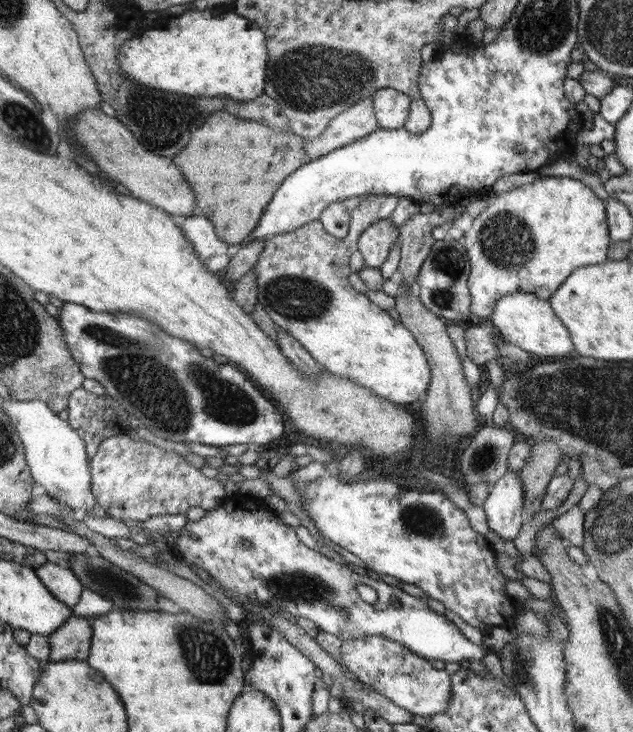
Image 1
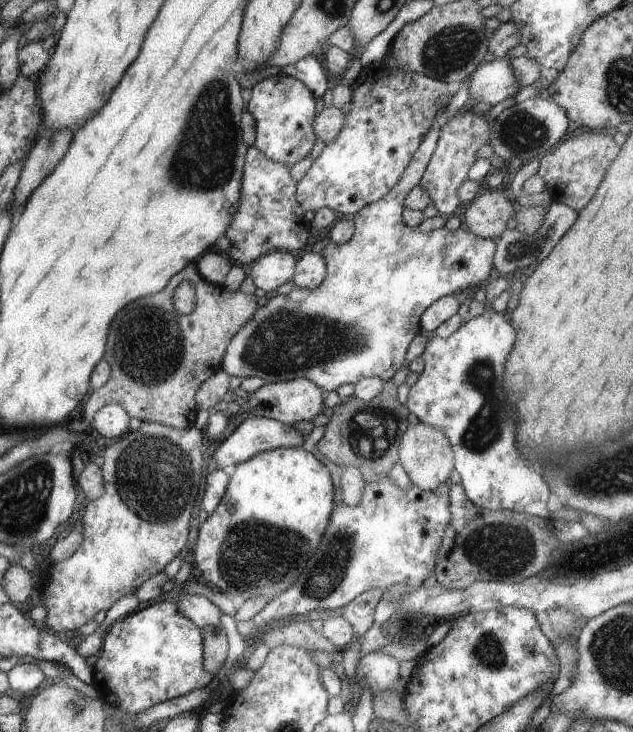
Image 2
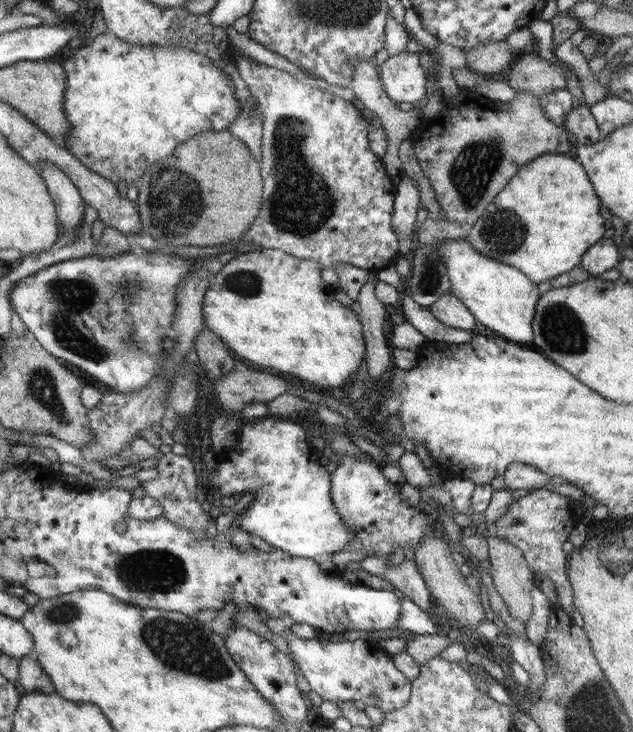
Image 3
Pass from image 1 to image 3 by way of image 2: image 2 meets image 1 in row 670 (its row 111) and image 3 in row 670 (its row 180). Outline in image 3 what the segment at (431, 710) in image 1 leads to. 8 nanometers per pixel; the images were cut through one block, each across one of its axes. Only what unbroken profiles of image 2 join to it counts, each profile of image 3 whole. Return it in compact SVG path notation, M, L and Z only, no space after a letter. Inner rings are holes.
M290 629L285 632L293 662L298 664L302 676L310 684L310 691L316 692L324 701L344 703L358 700L367 706L376 706L386 714L406 707L412 698L412 681L376 641L321 641L319 638L298 638Z

